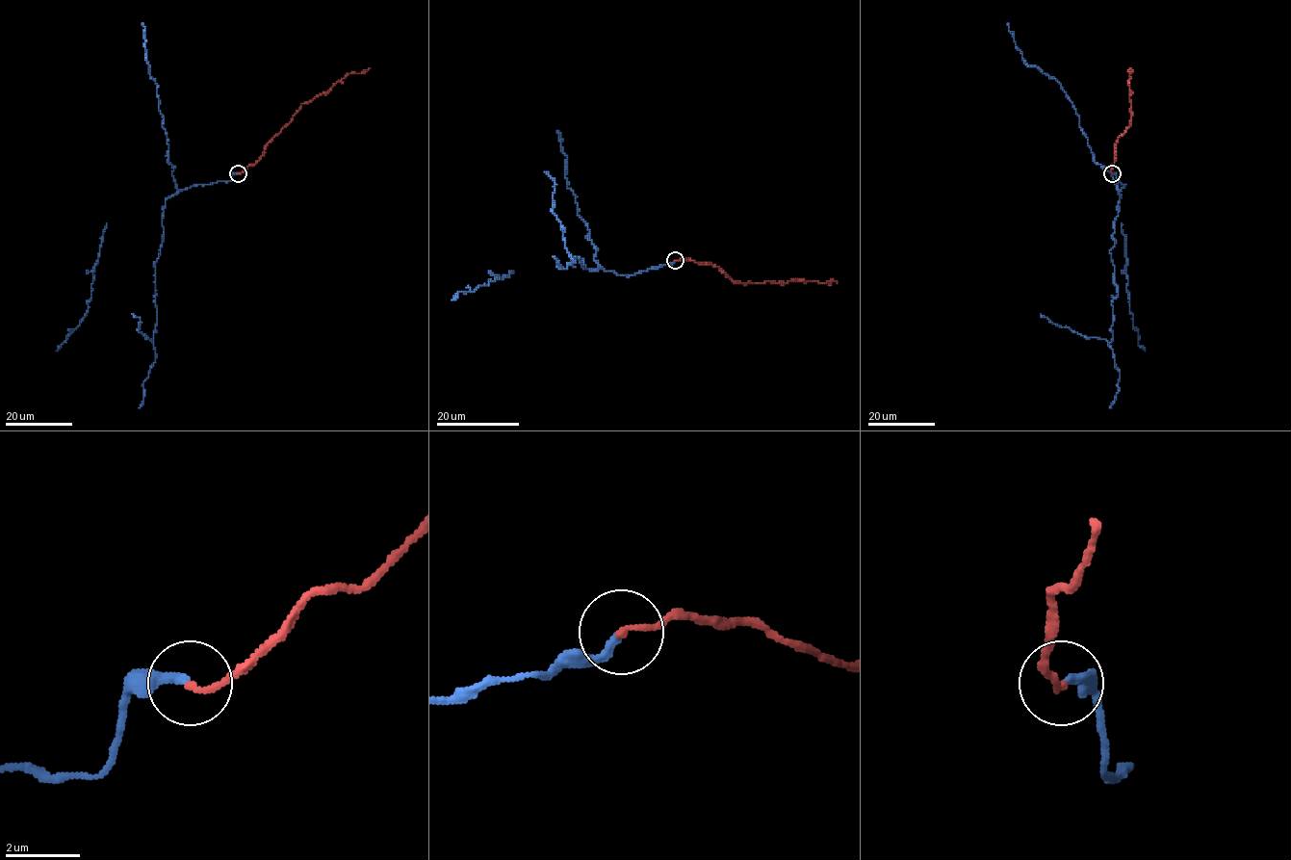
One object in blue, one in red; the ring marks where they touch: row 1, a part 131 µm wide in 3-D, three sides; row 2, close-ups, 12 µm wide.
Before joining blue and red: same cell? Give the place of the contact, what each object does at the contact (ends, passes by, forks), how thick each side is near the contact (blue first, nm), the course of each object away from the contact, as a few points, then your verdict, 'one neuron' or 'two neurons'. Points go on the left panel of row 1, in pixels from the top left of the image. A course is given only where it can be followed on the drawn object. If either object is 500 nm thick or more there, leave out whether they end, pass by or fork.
place (238, 173); blue ends; red ends; calibres 200 and 180 nm; course blue (239, 172), (166, 199), (154, 264), (153, 342), (132, 313); course red (239, 172), (259, 159), (266, 144), (302, 104), (325, 93), (348, 73), (371, 68); two neurons

